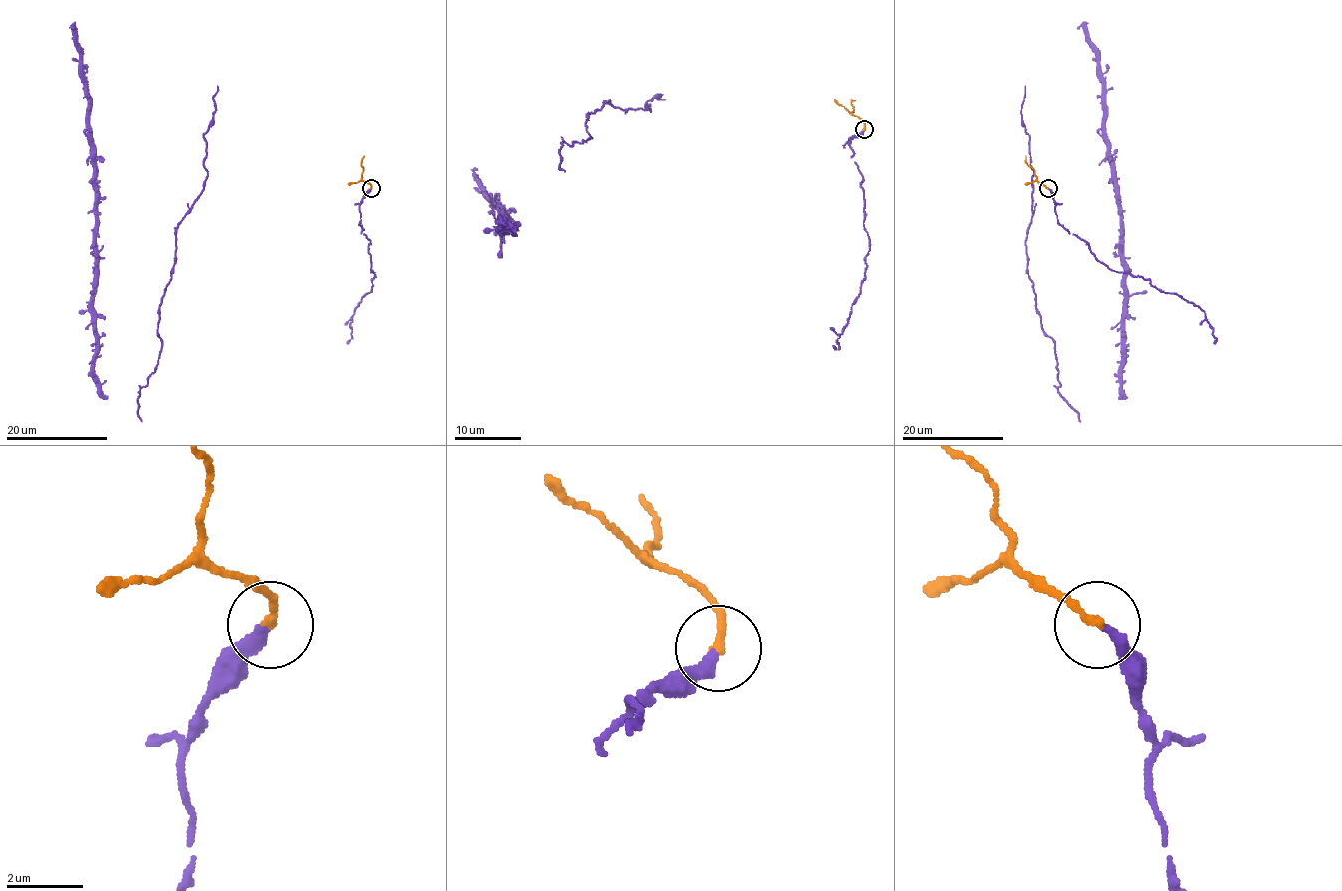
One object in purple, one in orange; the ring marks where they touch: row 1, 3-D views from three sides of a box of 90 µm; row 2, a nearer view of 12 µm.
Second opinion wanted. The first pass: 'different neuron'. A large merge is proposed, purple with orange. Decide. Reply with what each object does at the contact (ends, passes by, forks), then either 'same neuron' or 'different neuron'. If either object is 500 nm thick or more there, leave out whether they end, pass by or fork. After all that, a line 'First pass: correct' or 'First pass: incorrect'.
purple ends | orange ends | same neuron
First pass: incorrect

